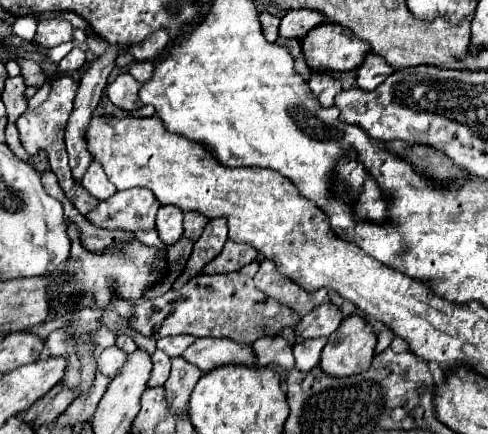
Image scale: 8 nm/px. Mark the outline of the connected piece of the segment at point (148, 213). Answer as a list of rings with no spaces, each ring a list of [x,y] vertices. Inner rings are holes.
[[[130,188],[98,202],[98,206],[88,214],[88,220],[94,226],[108,230],[152,230],[158,208],[160,202],[148,188]]]

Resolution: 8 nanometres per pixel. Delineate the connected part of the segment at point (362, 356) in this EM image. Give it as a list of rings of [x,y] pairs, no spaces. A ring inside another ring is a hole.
[[[348,316],[328,338],[320,356],[320,368],[328,376],[348,378],[370,368],[376,336],[362,316]]]

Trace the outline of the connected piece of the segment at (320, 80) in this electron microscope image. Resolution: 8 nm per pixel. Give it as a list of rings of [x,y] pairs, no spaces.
[[[316,74],[316,76],[312,76],[308,80],[308,86],[316,94],[316,98],[320,100],[320,106],[324,106],[324,108],[334,106],[336,94],[342,92],[340,80],[334,78],[334,76],[330,76],[330,74]]]

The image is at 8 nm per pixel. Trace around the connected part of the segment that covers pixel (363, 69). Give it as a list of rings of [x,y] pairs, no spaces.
[[[366,54],[364,62],[356,68],[356,84],[358,84],[358,88],[370,92],[370,90],[374,90],[378,84],[382,84],[384,78],[386,78],[388,74],[392,74],[392,70],[394,70],[394,68],[388,66],[388,64],[384,62],[384,58],[380,58],[380,56],[376,56],[376,54]]]

